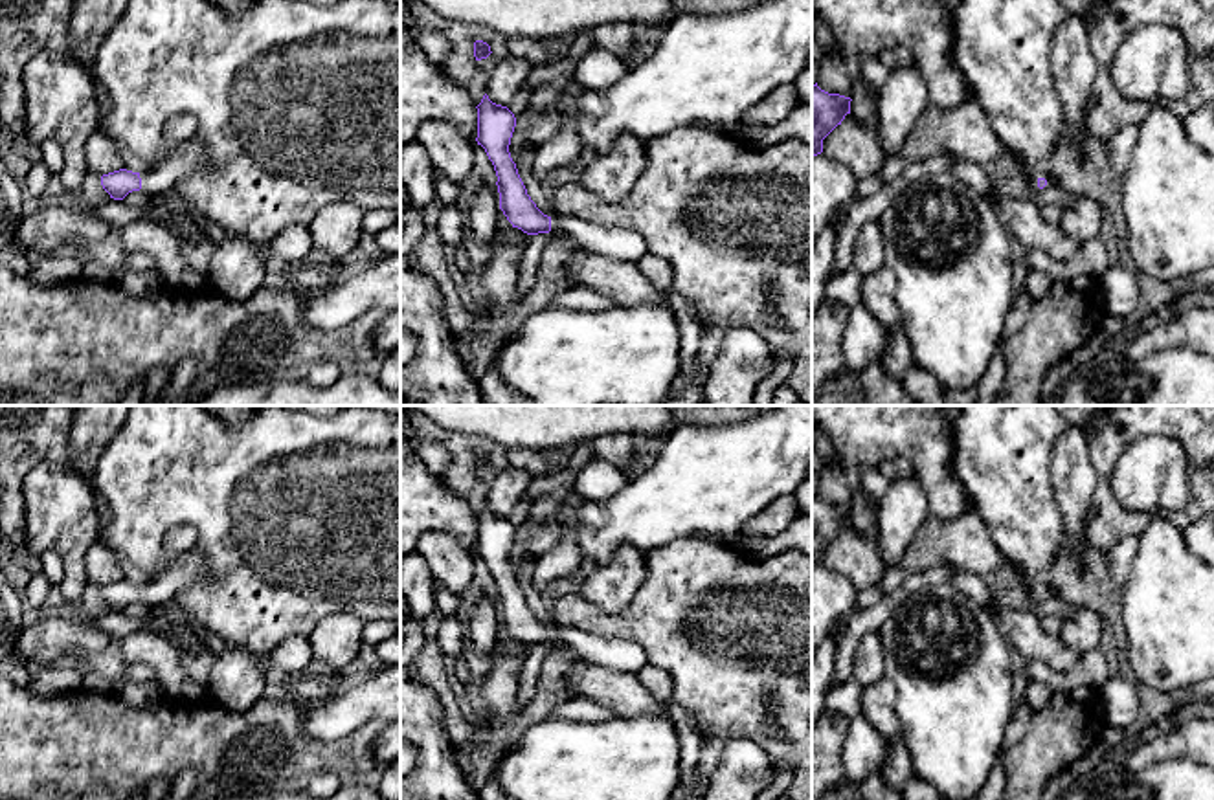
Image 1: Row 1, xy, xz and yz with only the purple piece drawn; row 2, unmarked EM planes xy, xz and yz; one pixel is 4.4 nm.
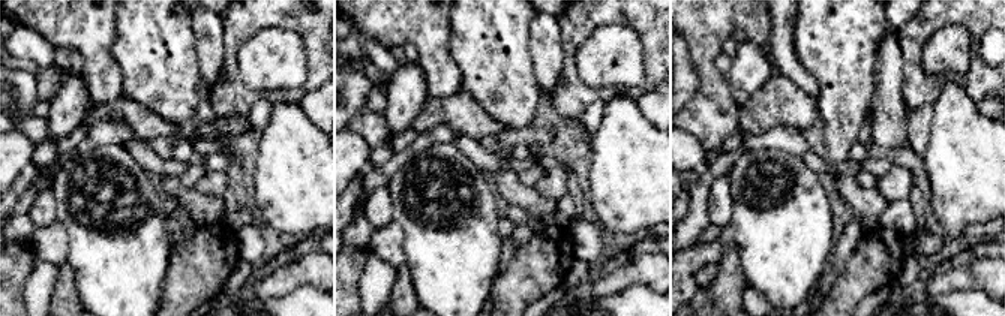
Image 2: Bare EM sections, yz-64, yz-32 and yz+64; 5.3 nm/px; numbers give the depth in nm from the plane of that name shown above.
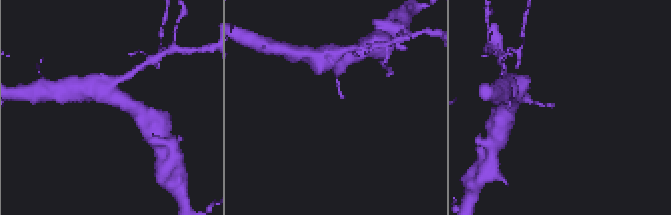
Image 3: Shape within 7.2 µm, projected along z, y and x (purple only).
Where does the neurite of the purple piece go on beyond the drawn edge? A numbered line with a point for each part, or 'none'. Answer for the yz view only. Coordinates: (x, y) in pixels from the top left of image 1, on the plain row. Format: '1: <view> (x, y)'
1: yz (1033, 595)

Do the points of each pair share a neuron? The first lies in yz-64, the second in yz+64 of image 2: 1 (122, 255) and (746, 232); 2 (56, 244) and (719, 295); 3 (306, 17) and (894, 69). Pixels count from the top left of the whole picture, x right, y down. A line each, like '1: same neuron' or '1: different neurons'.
1: same neuron
2: same neuron
3: different neurons

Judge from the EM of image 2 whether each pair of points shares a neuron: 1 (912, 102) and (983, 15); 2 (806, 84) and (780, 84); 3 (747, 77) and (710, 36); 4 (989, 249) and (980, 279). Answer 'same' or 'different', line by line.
1: same
2: different
3: different
4: different

